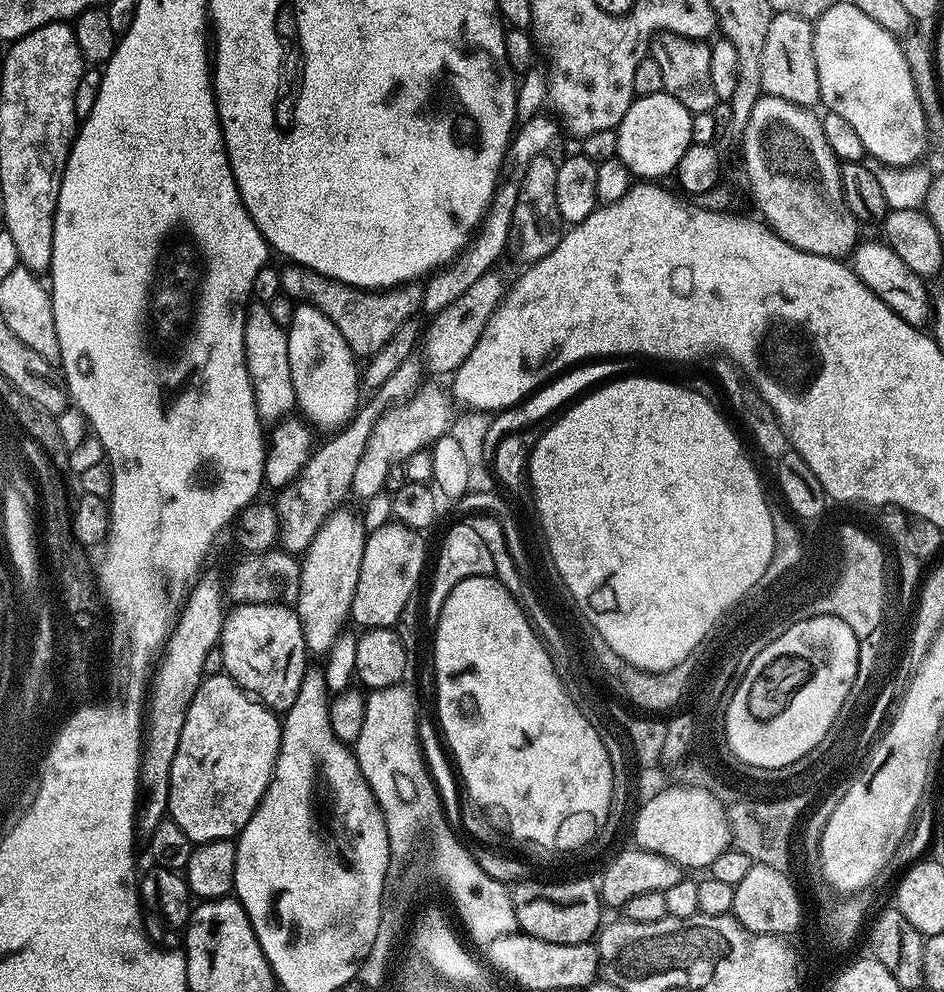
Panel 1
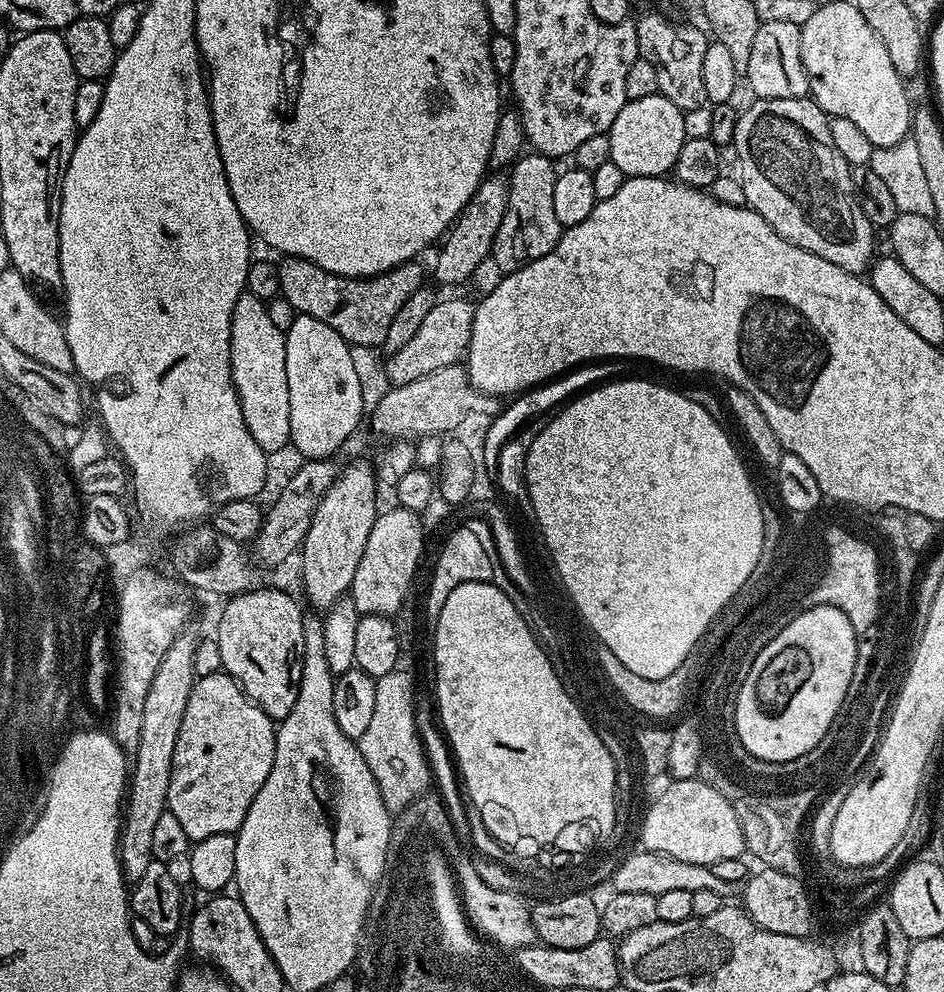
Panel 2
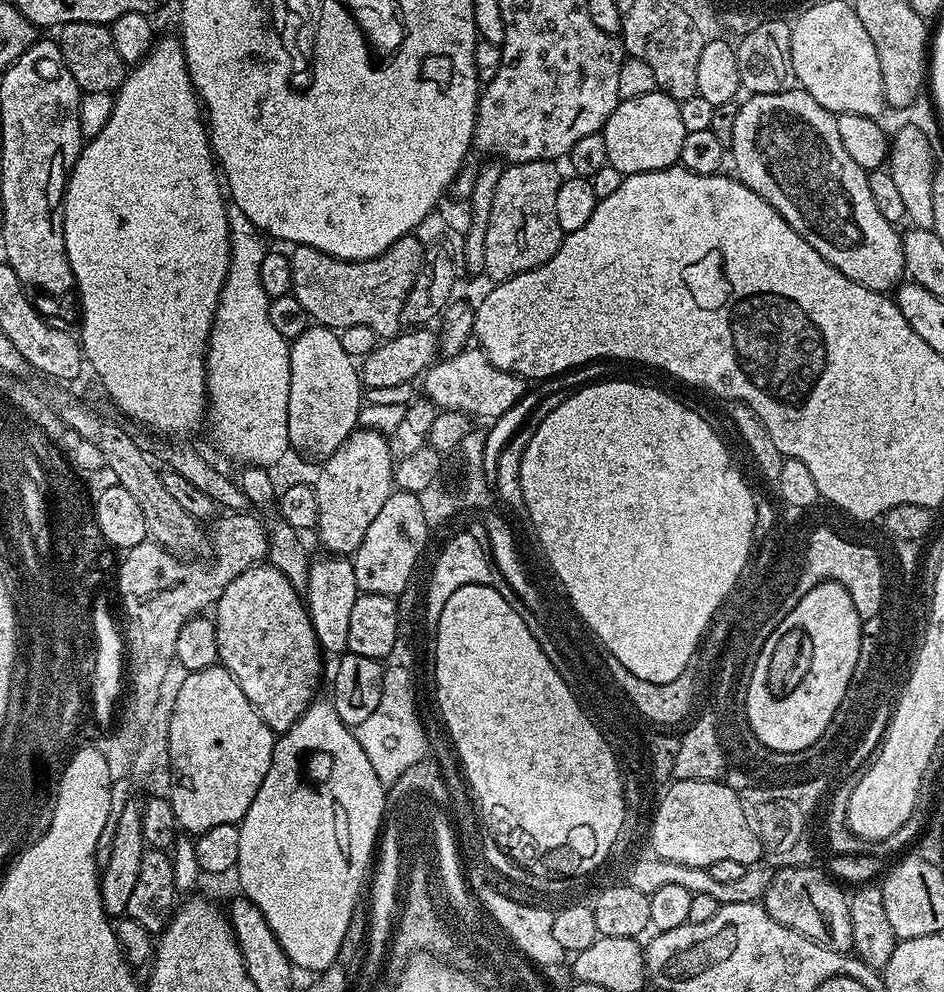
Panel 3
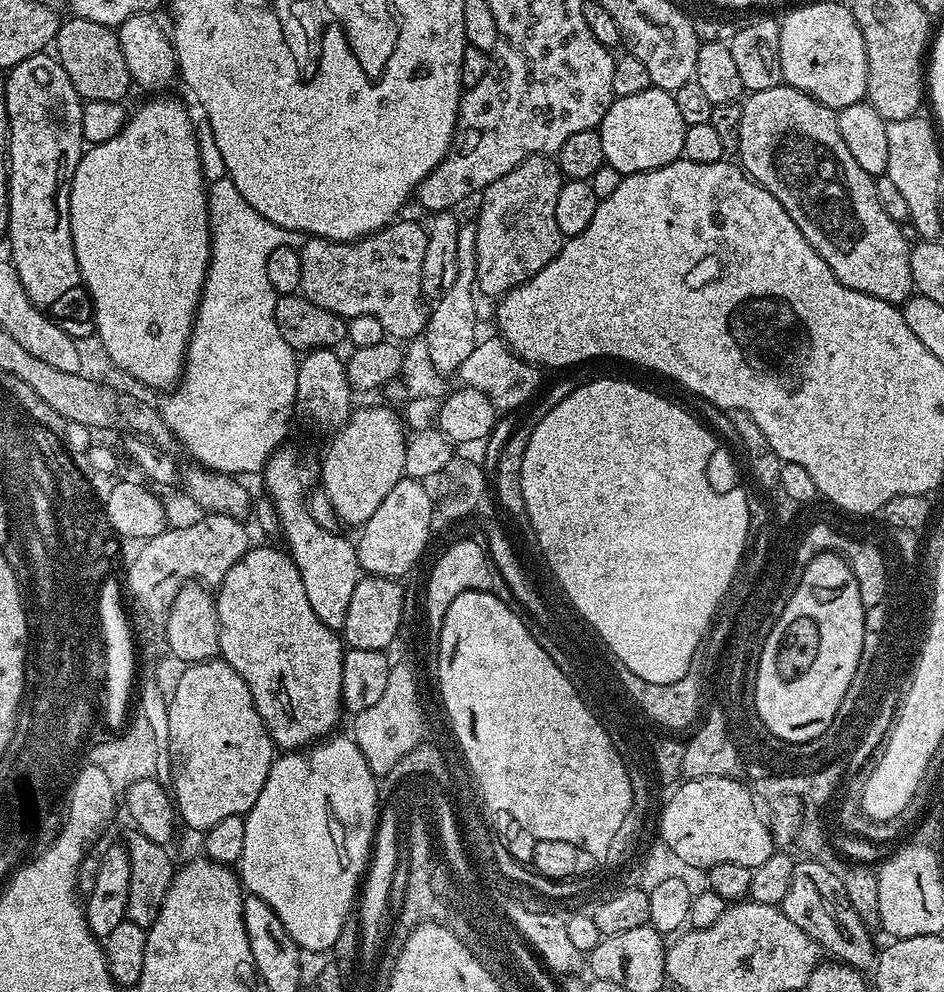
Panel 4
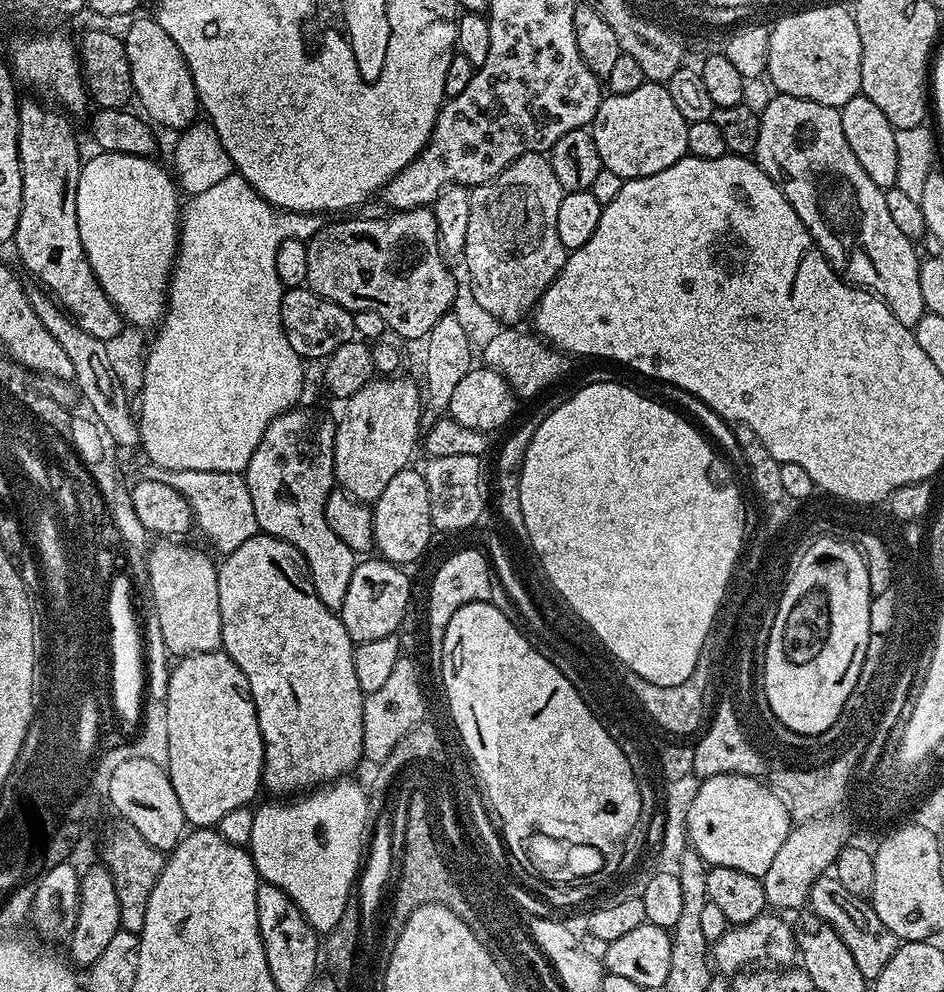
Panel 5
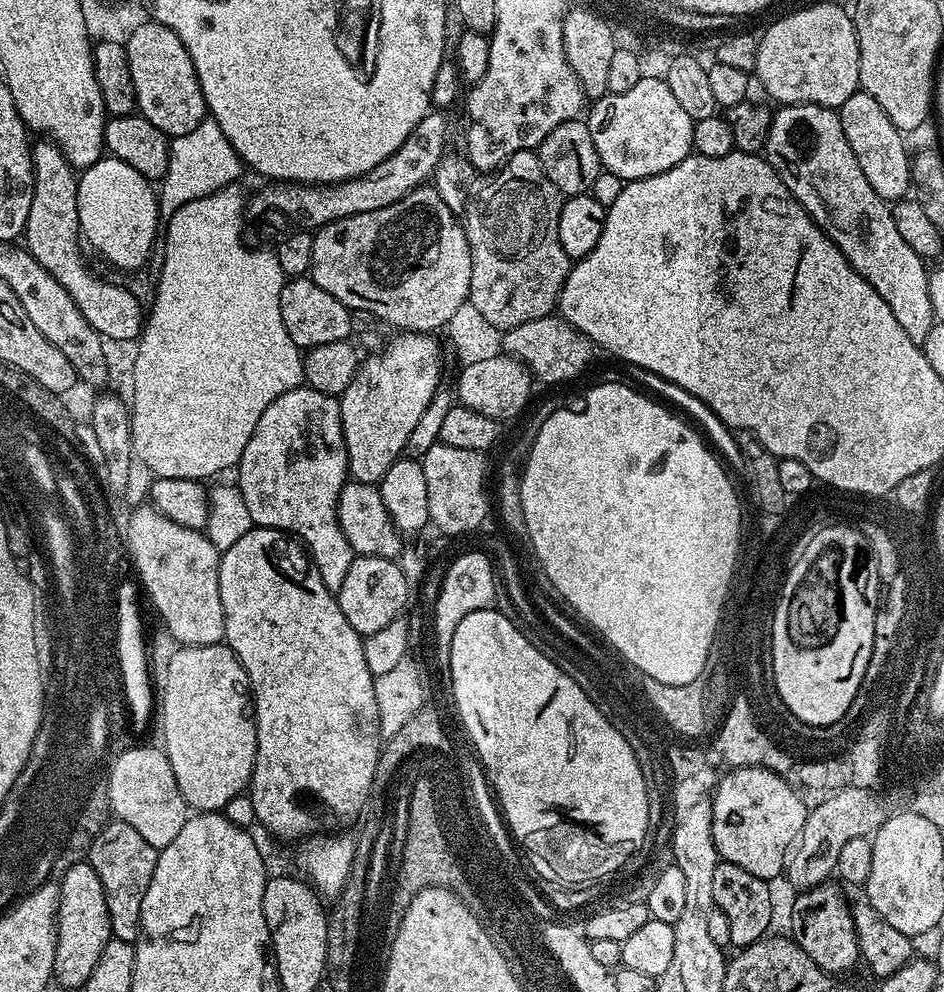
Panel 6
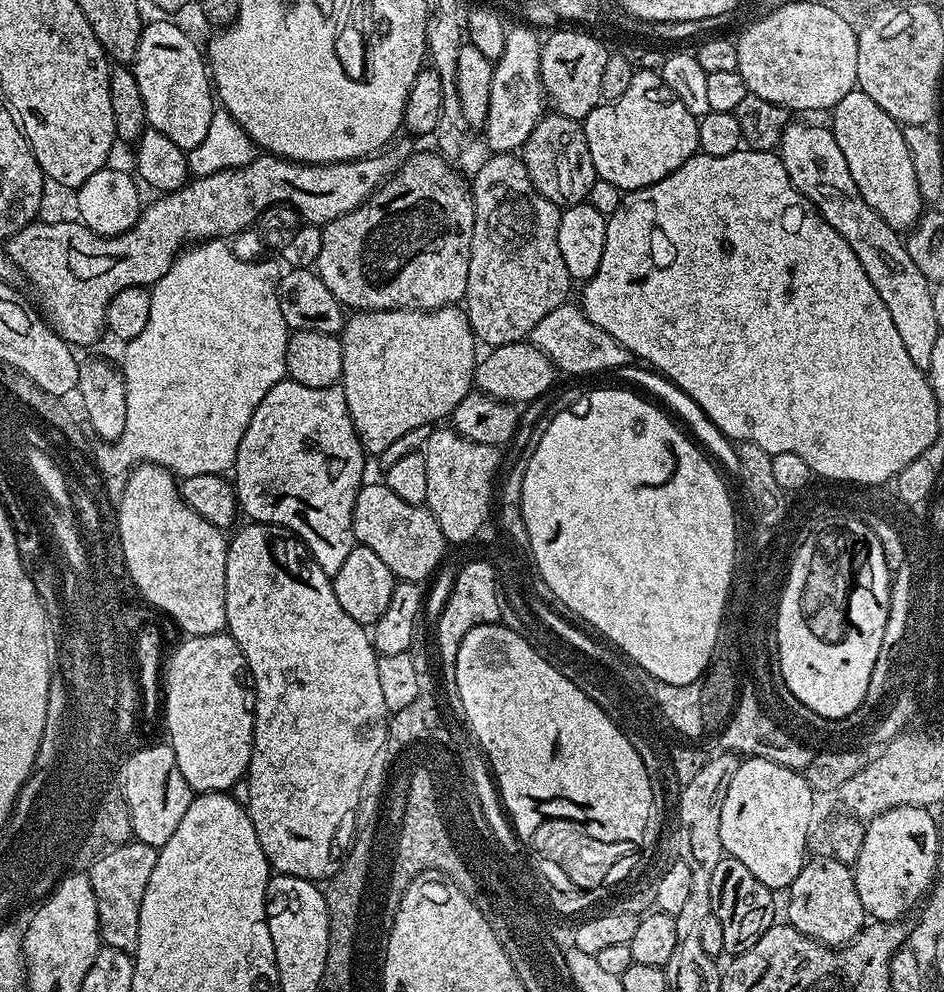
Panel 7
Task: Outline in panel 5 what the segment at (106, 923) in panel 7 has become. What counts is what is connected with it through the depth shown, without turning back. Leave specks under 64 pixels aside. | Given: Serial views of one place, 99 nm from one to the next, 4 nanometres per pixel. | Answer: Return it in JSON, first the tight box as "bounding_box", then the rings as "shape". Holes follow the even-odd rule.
{"bounding_box":[99,818,166,934],"shape":[[[113,818],[100,836],[99,863],[114,878],[114,890],[118,890],[118,910],[120,927],[126,932],[139,934],[146,922],[146,902],[150,902],[150,890],[154,890],[156,879],[160,876],[166,863],[165,853],[160,852],[130,822]]]}

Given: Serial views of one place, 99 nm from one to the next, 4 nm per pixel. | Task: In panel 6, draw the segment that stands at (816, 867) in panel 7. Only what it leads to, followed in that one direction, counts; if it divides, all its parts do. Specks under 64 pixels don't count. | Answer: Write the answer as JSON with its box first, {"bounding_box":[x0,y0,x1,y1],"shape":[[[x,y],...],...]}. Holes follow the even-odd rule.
{"bounding_box":[791,882,861,974],"shape":[[[825,882],[803,889],[796,900],[796,921],[792,924],[791,939],[824,972],[841,974],[861,963],[856,927],[852,921],[850,900],[840,893],[839,883]]]}

